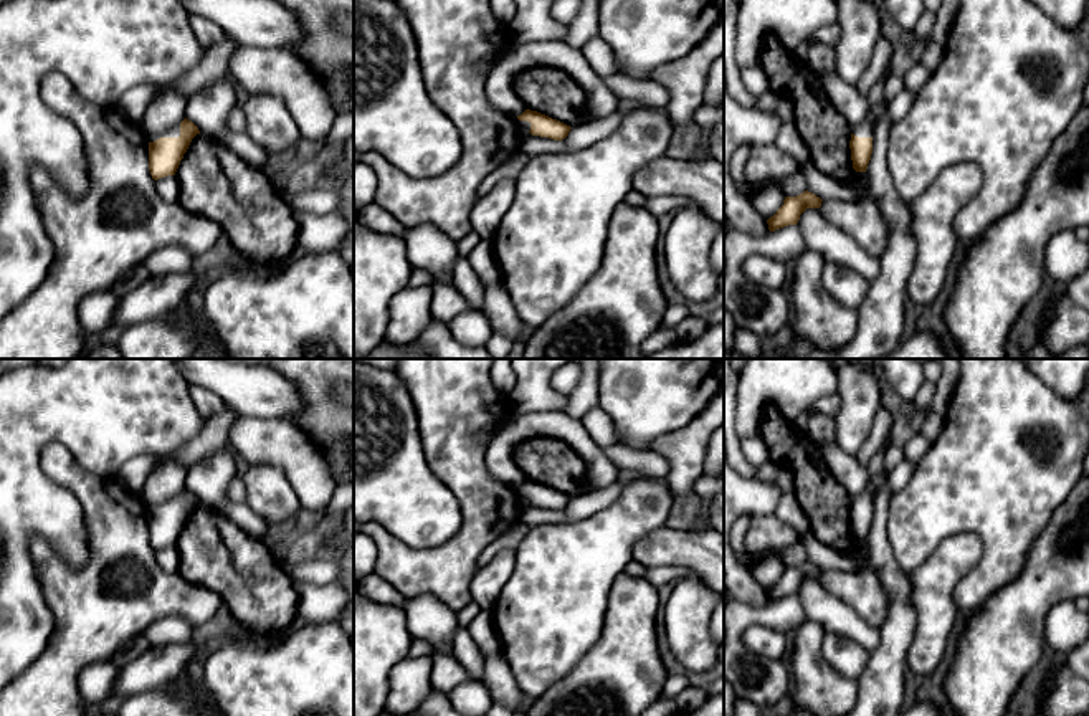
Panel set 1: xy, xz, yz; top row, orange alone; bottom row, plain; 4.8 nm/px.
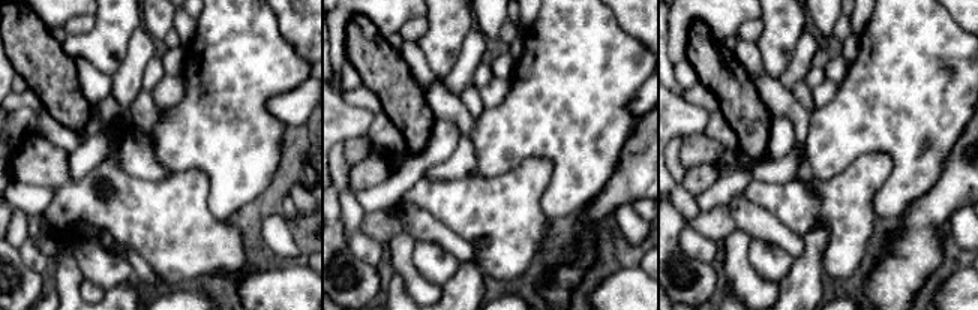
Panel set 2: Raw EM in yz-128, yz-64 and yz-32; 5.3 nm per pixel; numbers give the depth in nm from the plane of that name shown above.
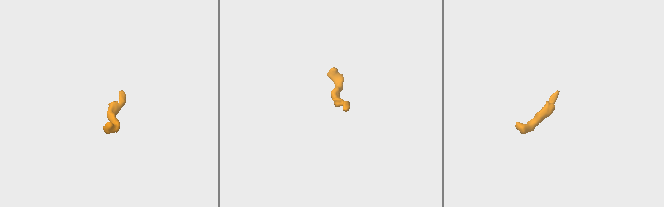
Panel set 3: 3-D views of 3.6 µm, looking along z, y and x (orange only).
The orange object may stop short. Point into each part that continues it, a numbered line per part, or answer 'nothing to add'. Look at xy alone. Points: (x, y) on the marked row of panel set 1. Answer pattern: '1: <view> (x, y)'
1: xy (175, 131)

